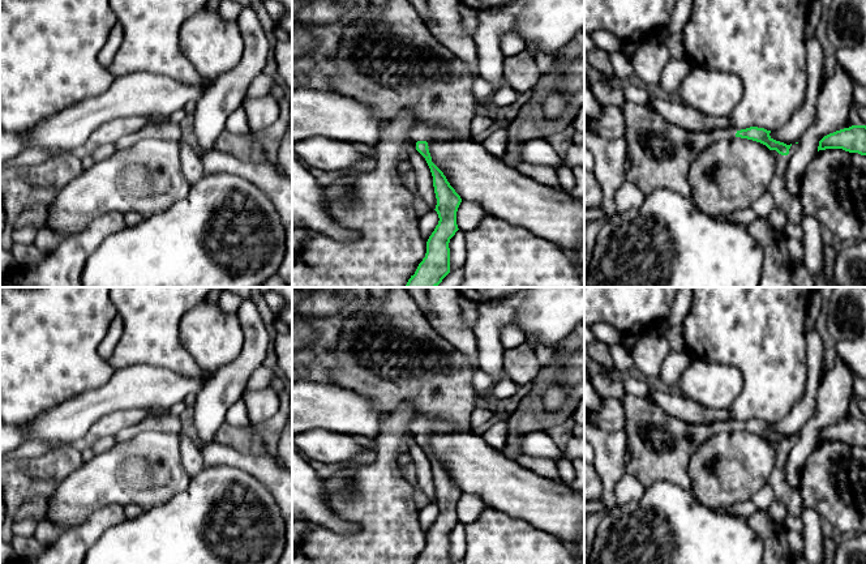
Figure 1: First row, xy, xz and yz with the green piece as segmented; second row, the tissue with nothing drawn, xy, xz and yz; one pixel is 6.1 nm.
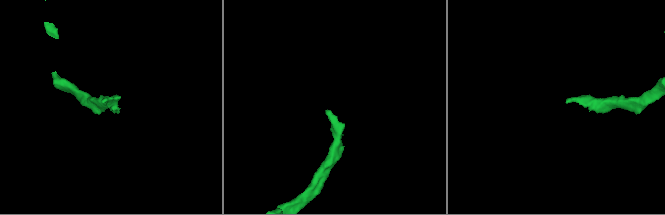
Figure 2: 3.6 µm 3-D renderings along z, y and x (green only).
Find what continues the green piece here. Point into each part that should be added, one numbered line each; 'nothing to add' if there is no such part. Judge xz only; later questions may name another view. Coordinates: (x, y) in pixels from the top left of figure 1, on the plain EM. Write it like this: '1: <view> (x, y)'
1: xz (390, 353)

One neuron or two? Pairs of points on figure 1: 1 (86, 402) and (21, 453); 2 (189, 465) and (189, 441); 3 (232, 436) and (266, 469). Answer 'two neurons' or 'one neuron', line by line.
1: two neurons
2: one neuron
3: two neurons

